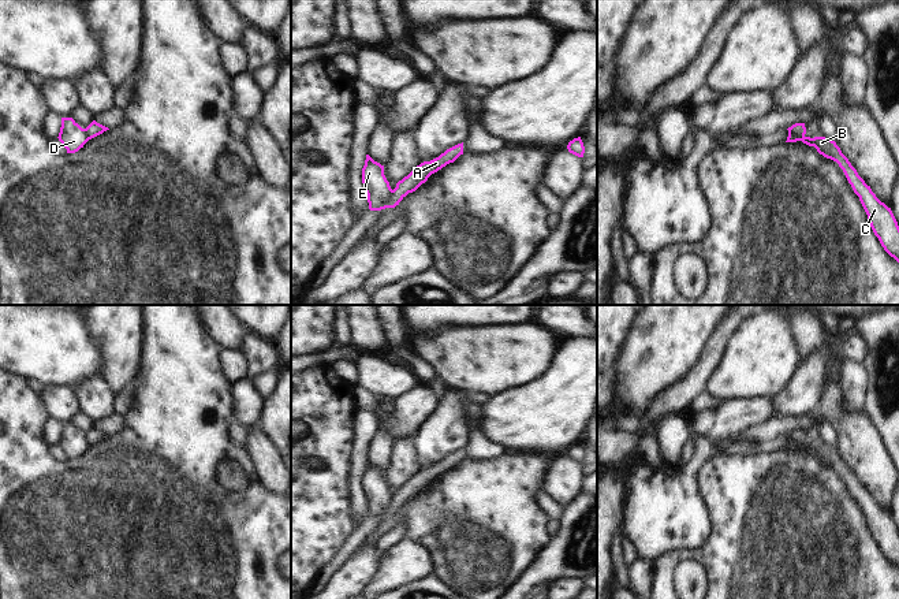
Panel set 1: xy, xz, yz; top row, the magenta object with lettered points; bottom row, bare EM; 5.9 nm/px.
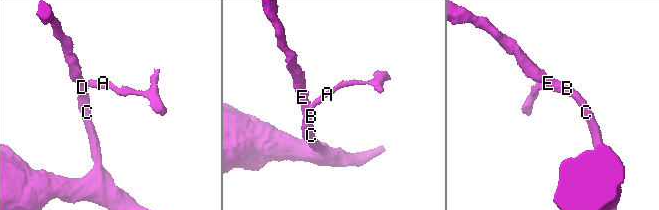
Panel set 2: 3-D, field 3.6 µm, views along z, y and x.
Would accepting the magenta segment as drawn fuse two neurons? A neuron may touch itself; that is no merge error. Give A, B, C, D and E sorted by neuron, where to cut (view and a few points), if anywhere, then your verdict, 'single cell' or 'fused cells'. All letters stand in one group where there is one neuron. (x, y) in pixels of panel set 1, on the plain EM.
A / B C D E | xz (392, 497), (384, 513) | fused cells

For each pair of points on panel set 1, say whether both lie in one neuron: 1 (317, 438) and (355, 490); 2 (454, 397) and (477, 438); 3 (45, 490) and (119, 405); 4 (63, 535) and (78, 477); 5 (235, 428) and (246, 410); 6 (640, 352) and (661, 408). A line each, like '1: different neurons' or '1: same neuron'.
1: different neurons
2: different neurons
3: different neurons
4: same neuron
5: different neurons
6: different neurons

